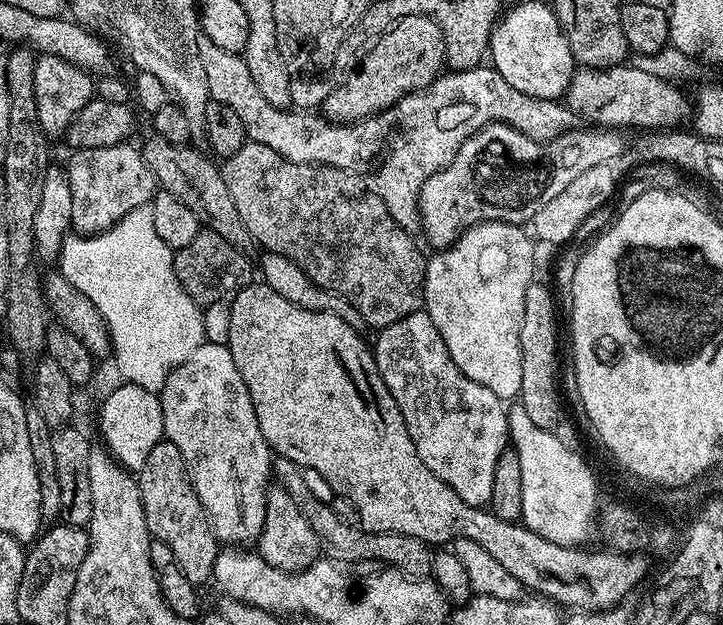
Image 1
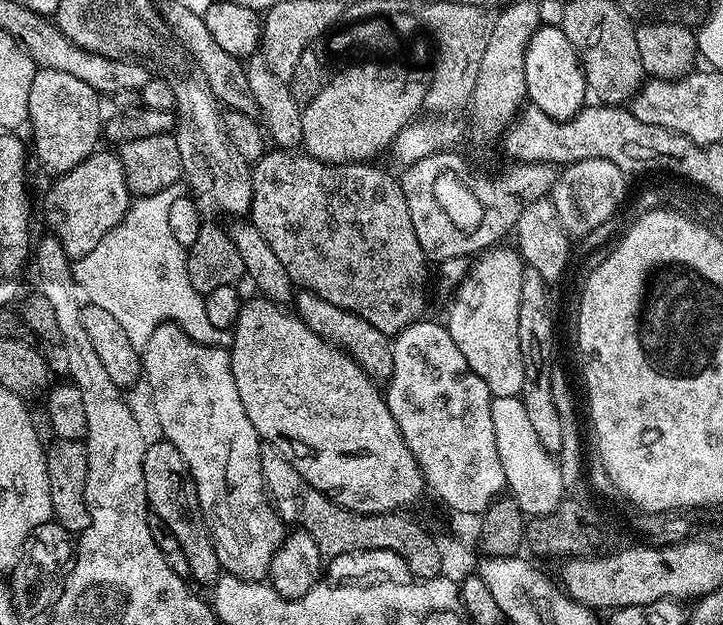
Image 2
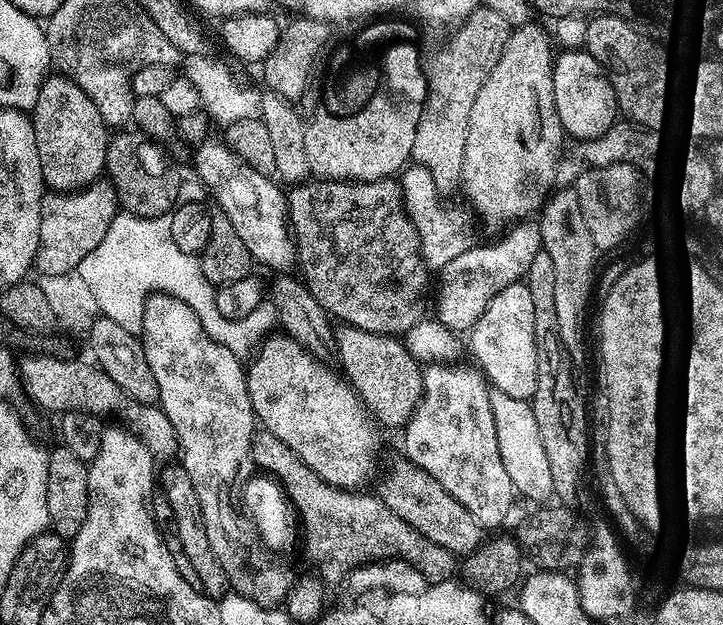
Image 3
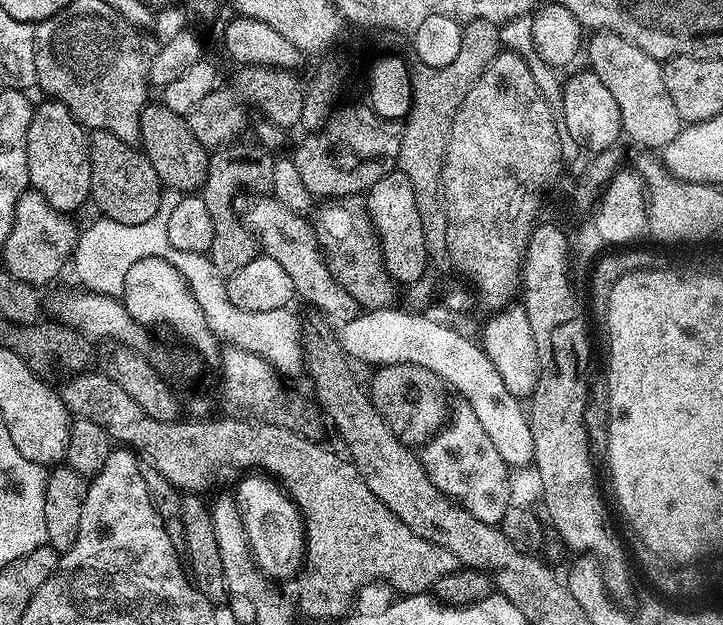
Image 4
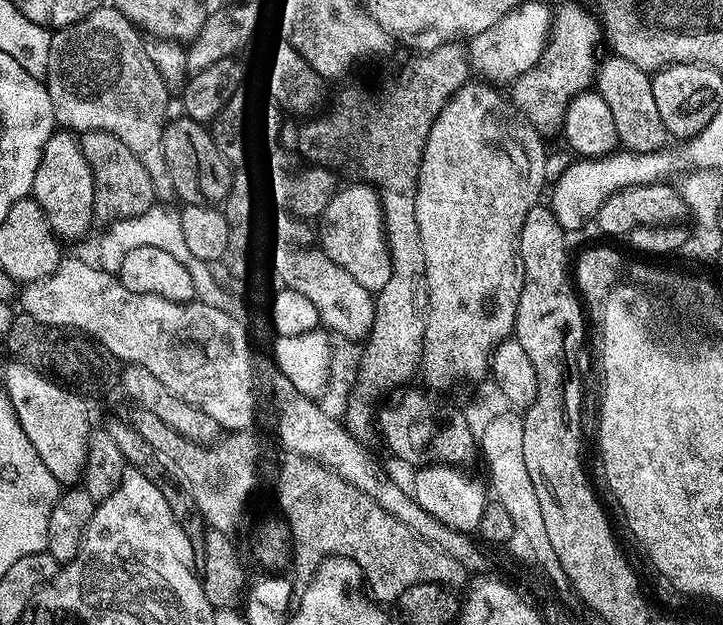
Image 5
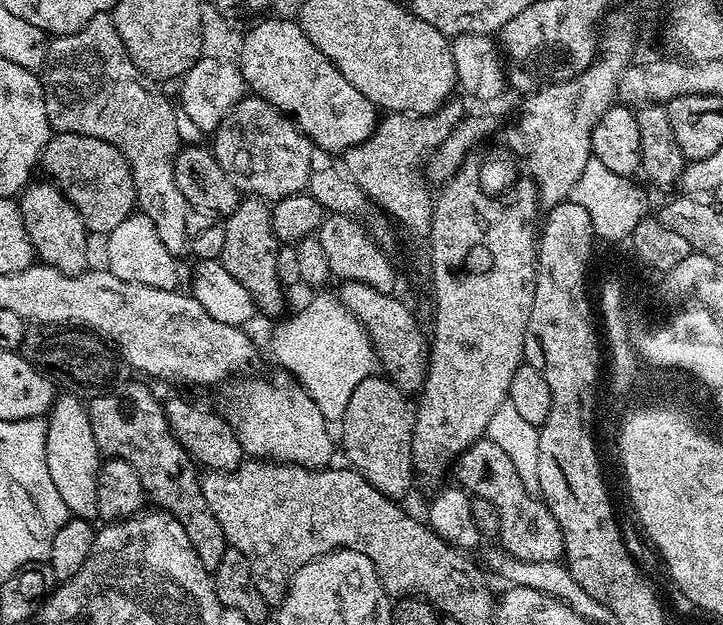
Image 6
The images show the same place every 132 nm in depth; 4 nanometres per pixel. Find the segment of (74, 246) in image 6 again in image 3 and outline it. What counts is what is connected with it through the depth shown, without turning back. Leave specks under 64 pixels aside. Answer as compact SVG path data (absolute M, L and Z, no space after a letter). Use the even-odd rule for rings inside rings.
M59 74L45 76L38 90L38 102L31 105L30 115L34 126L34 138L38 146L38 154L42 162L42 178L45 185L53 192L78 192L95 184L101 179L106 162L106 150L110 139L109 125L105 124L102 114L90 98L86 98L86 90Z

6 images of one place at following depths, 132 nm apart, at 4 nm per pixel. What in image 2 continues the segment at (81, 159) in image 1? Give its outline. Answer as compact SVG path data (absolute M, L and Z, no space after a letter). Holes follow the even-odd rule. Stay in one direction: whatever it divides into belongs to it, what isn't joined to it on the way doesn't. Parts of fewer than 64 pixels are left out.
M97 150L82 162L78 162L78 166L74 166L74 170L64 172L51 182L53 184L49 186L48 193L44 196L44 216L48 219L49 226L52 227L49 228L51 235L56 236L58 242L62 242L62 250L66 250L68 259L73 262L90 254L90 250L94 250L94 246L98 246L98 242L102 242L102 238L106 238L106 234L110 234L110 230L119 228L120 223L124 220L124 215L134 203L134 197L128 191L126 170L122 170L122 162L115 151Z

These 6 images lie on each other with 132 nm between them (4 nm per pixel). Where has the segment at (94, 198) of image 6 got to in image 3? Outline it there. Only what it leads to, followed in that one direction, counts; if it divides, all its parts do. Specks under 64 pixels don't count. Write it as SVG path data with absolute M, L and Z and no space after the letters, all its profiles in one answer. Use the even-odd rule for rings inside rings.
M128 130L117 131L120 133L117 136L115 133L109 139L104 163L106 180L116 192L117 205L130 216L168 216L177 203L178 197L176 197L176 188L172 185L172 176L168 173L168 160L164 157L163 150L160 149L163 147L139 130L124 131Z

